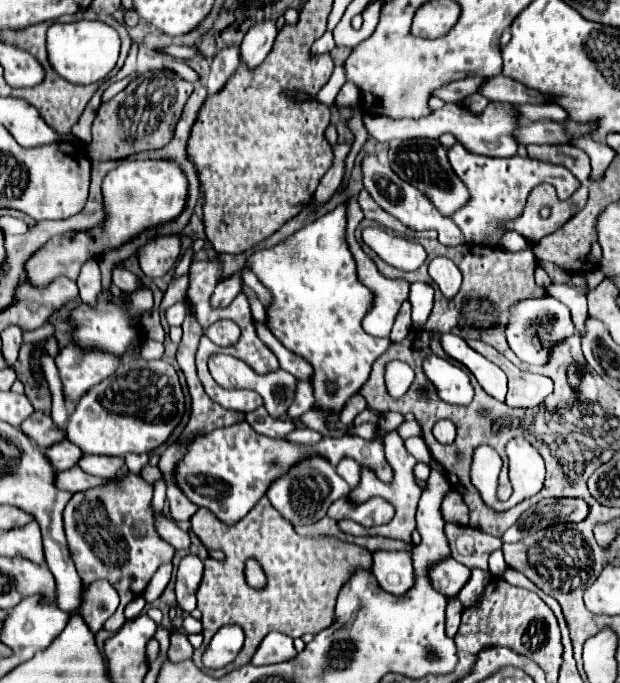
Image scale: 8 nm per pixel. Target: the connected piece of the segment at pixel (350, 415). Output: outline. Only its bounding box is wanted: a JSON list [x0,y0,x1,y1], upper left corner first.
[340,393,366,427]

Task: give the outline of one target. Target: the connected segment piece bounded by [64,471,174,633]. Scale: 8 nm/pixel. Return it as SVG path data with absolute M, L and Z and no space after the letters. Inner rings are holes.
M128 471L122 479L116 477L102 487L74 493L64 509L64 531L82 583L86 585L96 579L108 579L120 595L116 613L104 623L104 629L112 633L120 631L124 625L122 611L126 603L140 597L156 569L162 563L170 563L174 557L172 545L162 541L154 531L150 499L152 485L144 483L140 475Z

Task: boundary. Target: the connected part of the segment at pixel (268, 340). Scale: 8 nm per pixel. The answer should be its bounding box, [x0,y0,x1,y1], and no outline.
[254,321,312,381]

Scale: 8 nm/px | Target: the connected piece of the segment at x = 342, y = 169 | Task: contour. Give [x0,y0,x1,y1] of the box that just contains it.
[314,141,352,205]

